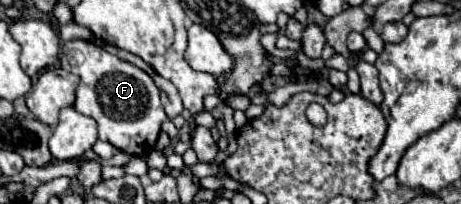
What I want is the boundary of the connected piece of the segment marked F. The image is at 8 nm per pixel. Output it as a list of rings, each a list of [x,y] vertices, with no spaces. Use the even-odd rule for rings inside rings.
[[[82,39],[66,41],[62,45],[60,65],[62,69],[80,77],[74,107],[80,113],[96,119],[102,141],[110,141],[114,147],[130,155],[148,155],[154,151],[160,125],[168,117],[160,105],[158,89],[148,73],[118,59],[116,55],[110,55],[100,45]]]

